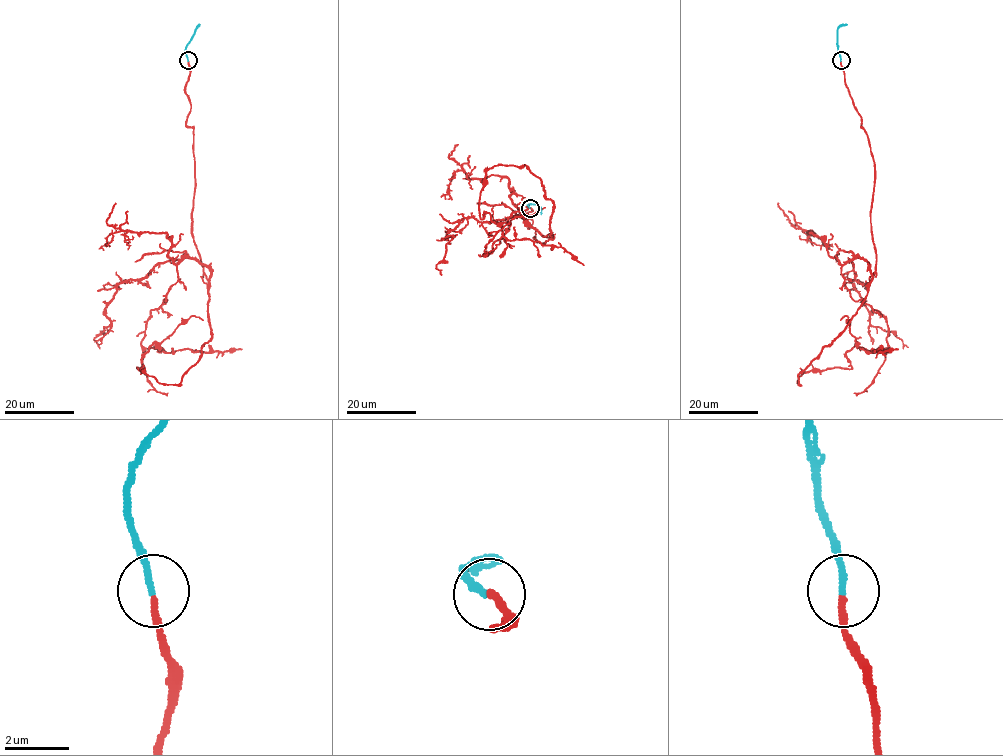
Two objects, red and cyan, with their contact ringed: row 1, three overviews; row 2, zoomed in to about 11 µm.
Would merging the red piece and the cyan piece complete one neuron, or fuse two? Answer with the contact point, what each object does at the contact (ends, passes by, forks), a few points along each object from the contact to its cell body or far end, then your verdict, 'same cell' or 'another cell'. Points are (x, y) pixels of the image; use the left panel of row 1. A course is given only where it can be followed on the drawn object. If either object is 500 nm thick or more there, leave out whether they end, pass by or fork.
(188, 60) | red ends | cyan ends | red via (188, 61), (192, 237), (208, 283), (211, 338), (179, 384), (137, 367), (153, 344), (166, 352), (241, 349) | cyan via (188, 60), (185, 46), (199, 25) | same cell

